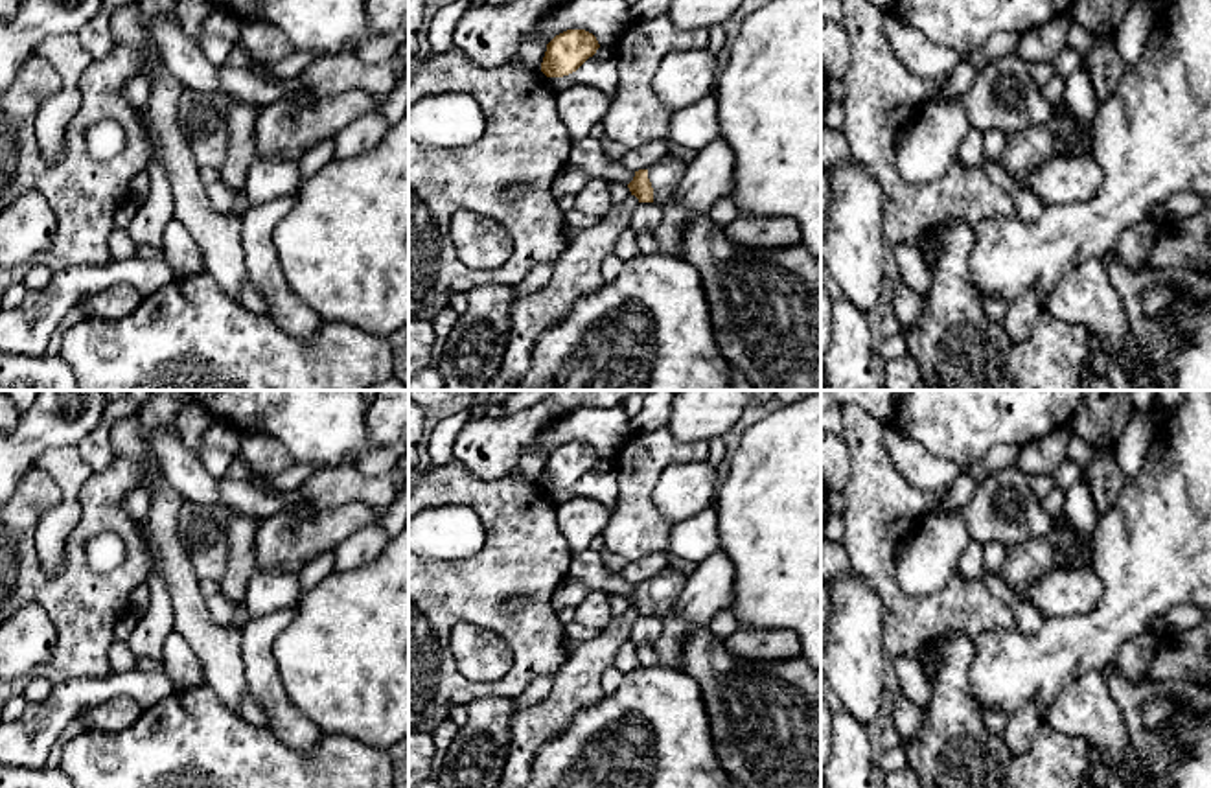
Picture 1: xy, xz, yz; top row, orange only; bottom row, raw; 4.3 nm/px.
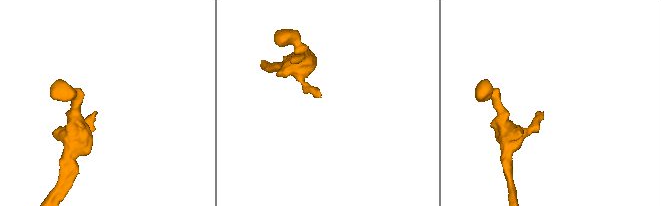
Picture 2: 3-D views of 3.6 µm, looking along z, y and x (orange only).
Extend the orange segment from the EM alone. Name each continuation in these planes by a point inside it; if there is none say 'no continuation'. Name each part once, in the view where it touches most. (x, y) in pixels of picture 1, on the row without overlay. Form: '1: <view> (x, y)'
1: xz (665, 588)

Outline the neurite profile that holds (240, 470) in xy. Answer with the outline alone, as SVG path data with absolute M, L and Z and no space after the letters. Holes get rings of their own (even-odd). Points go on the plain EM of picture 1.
M236 455L234 462L226 473L226 479L247 482L248 479L260 477L265 482L269 482L274 490L291 492L291 490L298 488L306 479L309 479L318 469L320 468L294 462L293 468L289 468L282 473L260 475L248 466L248 462L245 458Z

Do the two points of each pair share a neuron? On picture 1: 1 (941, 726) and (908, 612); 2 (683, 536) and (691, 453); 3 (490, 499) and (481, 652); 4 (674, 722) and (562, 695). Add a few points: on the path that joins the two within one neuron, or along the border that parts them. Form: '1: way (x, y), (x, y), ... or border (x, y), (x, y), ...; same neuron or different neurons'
1: border (956, 634), (945, 634), (935, 639), (919, 661); different neurons
2: border (674, 525), (665, 551); different neurons
3: border (449, 632), (459, 623), (488, 628), (514, 660); different neurons
4: border (606, 695), (589, 704), (562, 731); different neurons

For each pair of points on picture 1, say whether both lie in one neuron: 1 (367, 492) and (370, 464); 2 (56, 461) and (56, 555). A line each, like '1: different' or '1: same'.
1: different
2: same

